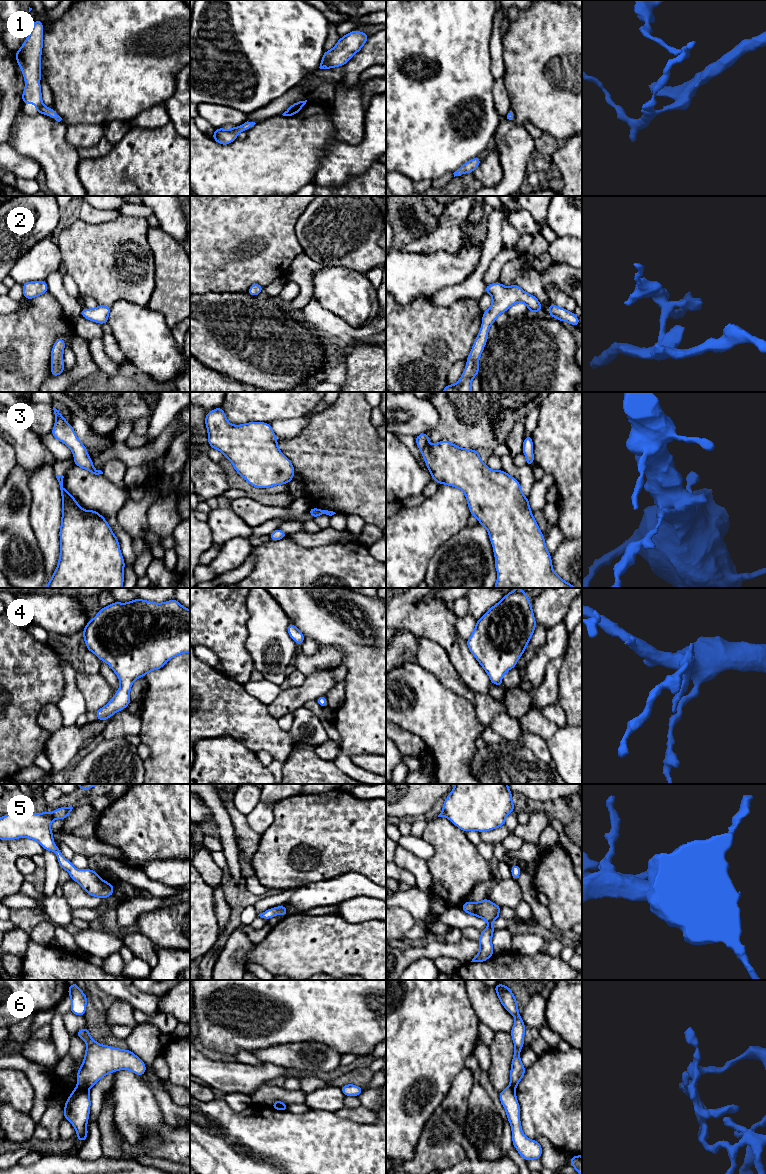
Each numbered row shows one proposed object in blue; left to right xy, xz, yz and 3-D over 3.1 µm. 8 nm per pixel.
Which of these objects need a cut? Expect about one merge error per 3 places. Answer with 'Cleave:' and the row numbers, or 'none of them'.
Cleave: 6

